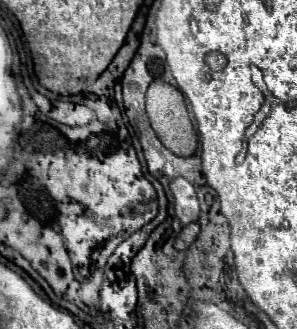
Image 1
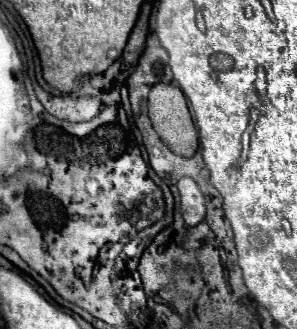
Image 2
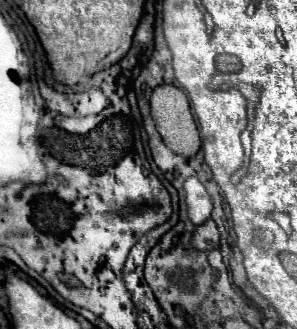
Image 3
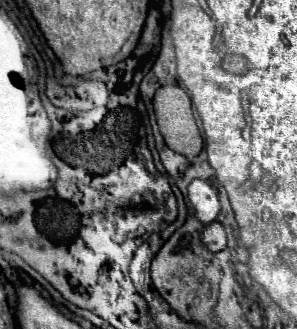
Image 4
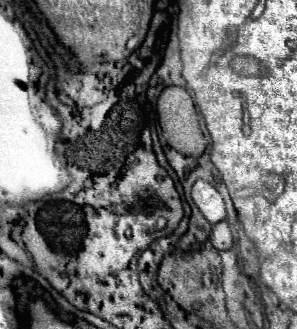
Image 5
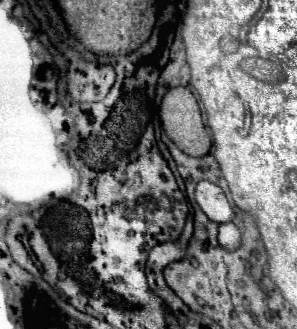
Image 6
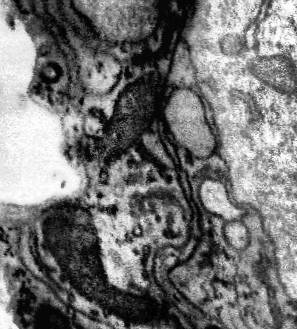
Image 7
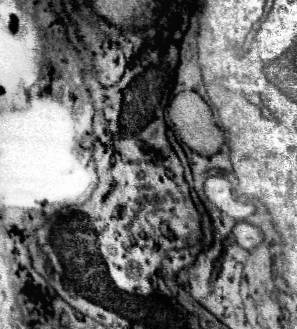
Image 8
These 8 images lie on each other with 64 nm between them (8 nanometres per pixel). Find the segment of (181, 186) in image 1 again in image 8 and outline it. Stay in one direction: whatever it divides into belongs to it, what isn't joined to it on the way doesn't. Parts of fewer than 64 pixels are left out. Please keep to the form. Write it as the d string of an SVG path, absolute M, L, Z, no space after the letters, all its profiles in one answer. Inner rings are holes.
M212 176L204 182L204 192L206 192L206 200L218 208L220 212L224 212L226 216L232 216L234 220L244 220L250 214L254 214L254 206L236 198L232 194L230 182L224 176Z

